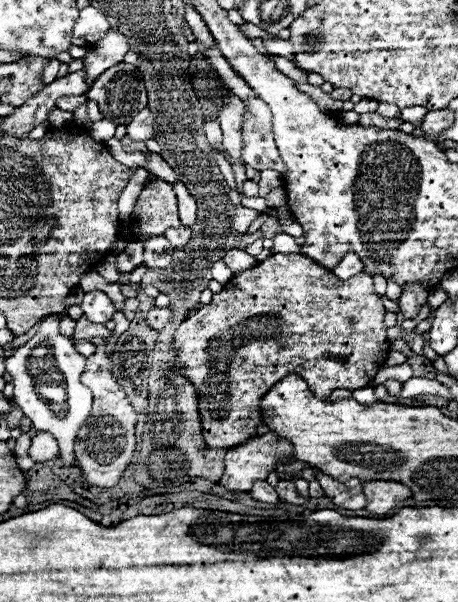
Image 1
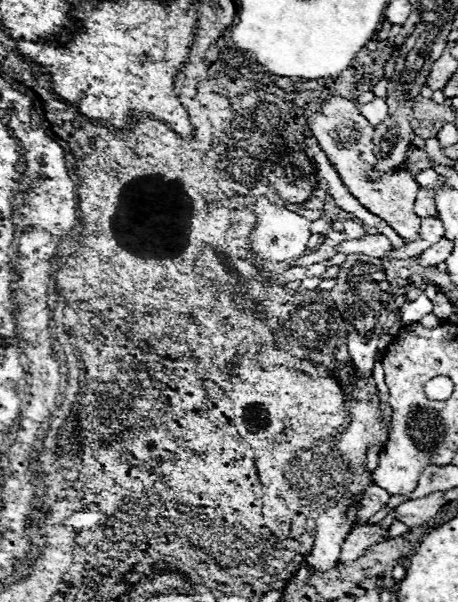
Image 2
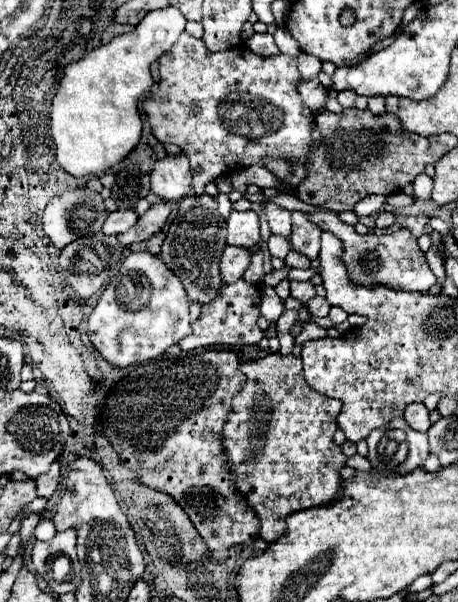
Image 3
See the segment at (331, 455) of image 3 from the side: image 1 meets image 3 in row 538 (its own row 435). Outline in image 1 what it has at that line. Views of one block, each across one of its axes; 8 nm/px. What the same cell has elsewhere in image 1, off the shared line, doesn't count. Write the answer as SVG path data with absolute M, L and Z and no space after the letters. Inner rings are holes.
M268 432L260 438L252 438L250 442L228 450L220 484L228 490L248 492L256 480L266 480L266 476L276 470L276 462L284 458L294 460L294 454L290 442L278 438L278 434Z

